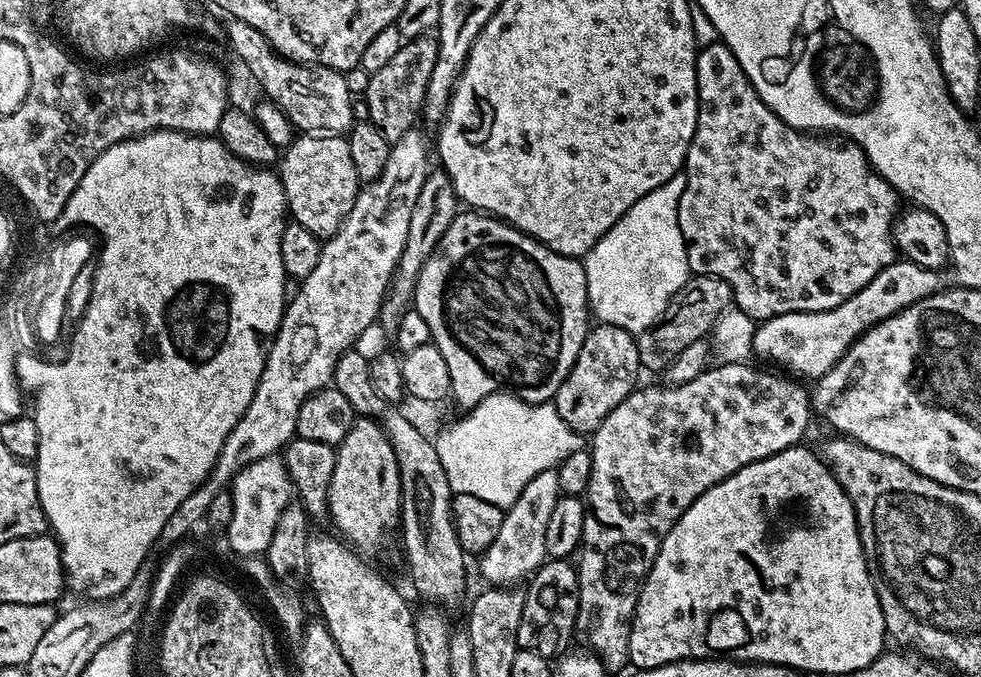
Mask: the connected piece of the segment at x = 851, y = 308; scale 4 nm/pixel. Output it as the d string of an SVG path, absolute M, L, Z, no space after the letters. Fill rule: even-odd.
M904 262L893 263L887 271L879 272L874 279L871 280L862 290L858 290L858 294L854 294L850 299L843 300L839 306L829 312L795 312L794 314L778 314L774 318L765 320L755 325L753 334L752 352L757 356L769 356L776 364L781 364L783 371L788 374L800 376L812 376L811 378L819 378L829 375L833 371L832 368L844 355L848 352L848 347L859 338L863 332L867 333L872 325L882 322L886 318L890 318L894 314L898 314L906 306L910 306L914 300L921 300L932 293L941 291L940 284L941 273L926 268L920 268L918 265ZM888 276L893 280L892 288L888 288ZM908 284L912 284L908 296L903 296L903 292L907 290Z

